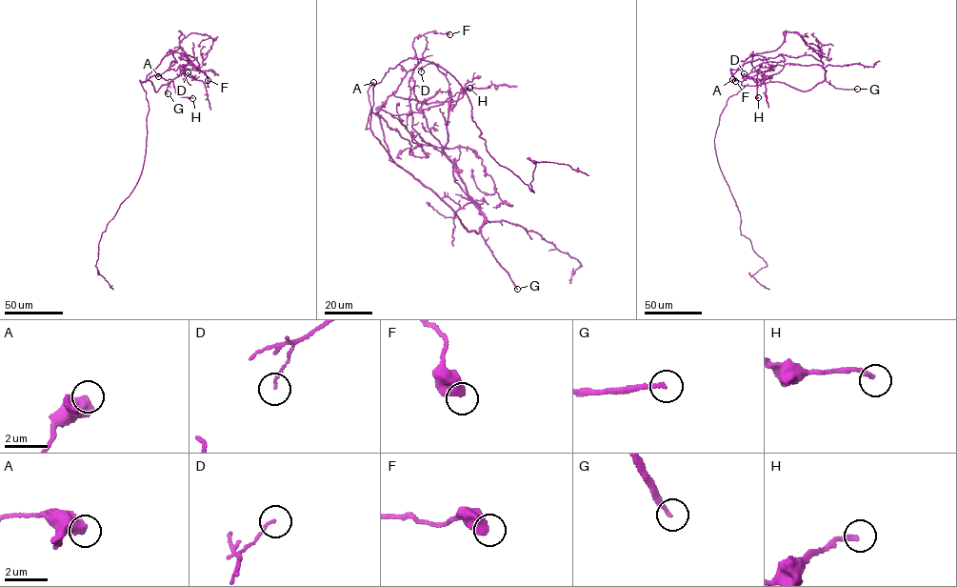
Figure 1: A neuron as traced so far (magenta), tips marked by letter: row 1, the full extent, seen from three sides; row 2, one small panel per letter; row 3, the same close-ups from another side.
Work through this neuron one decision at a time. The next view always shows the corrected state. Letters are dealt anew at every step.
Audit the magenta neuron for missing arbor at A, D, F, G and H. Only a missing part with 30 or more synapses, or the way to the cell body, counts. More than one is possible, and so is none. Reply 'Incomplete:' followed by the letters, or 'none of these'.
Incomplete: G

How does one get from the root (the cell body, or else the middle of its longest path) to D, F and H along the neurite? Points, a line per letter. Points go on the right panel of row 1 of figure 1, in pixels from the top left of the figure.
D: (729, 97), (770, 81), (807, 91), (826, 71), (787, 63), (760, 79), (744, 73)
F: (729, 97), (747, 84), (756, 85), (769, 80), (755, 70), (750, 54), (741, 68), (730, 69), (735, 81)
H: (729, 97), (747, 85), (741, 83), (748, 76), (757, 81), (758, 97)

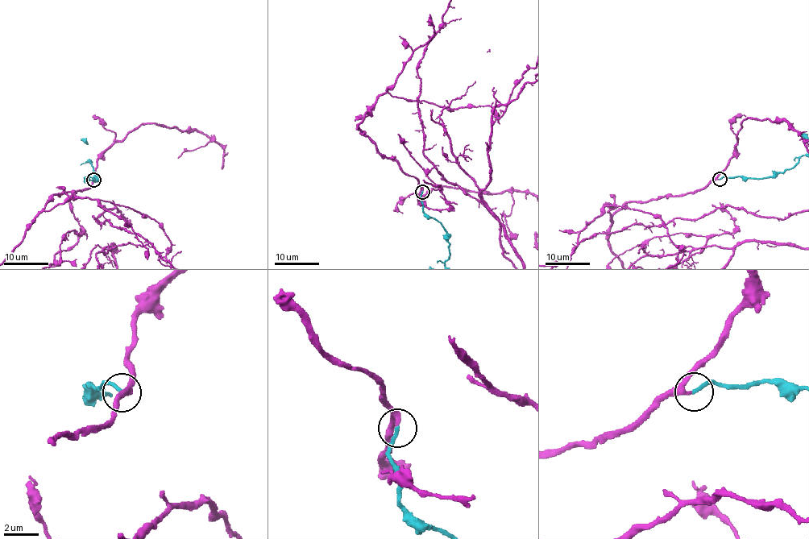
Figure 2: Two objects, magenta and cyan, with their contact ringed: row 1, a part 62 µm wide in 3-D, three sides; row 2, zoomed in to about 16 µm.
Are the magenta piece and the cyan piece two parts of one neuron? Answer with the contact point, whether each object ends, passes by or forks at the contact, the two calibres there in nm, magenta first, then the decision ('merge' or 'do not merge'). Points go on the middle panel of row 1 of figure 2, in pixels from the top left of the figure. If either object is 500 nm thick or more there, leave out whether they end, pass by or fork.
at (422, 192); magenta passes by; cyan ends there; 220 nm thick on the magenta side, 200 nm on the other; merge

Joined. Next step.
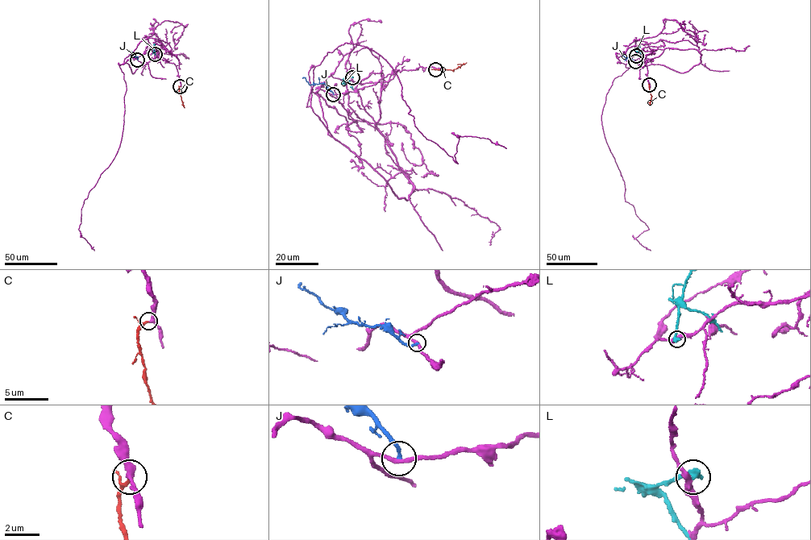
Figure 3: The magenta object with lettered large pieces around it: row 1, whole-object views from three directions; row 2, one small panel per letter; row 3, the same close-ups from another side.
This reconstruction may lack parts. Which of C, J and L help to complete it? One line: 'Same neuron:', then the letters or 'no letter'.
Same neuron: C

